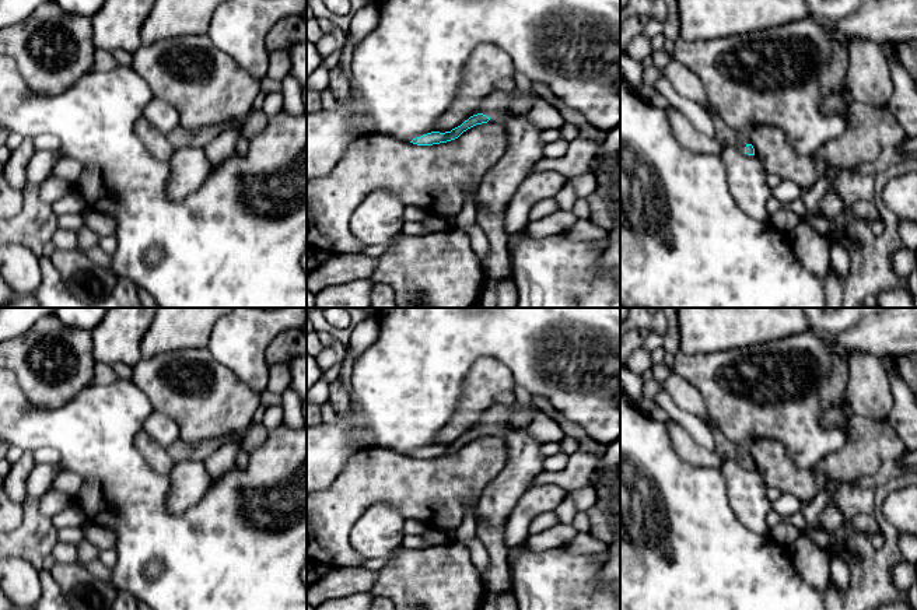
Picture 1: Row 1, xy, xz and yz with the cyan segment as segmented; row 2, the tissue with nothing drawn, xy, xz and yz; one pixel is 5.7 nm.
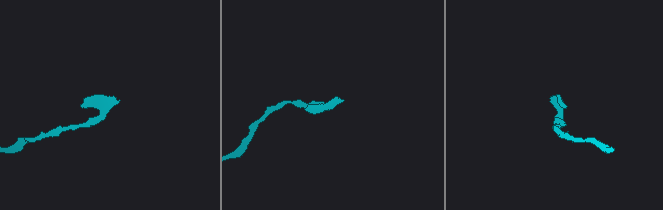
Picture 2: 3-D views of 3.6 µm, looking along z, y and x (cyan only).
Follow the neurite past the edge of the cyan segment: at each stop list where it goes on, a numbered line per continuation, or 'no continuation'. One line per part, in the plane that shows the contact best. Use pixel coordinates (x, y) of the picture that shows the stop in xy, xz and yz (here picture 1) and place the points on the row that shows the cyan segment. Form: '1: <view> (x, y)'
1: yz (728, 136)

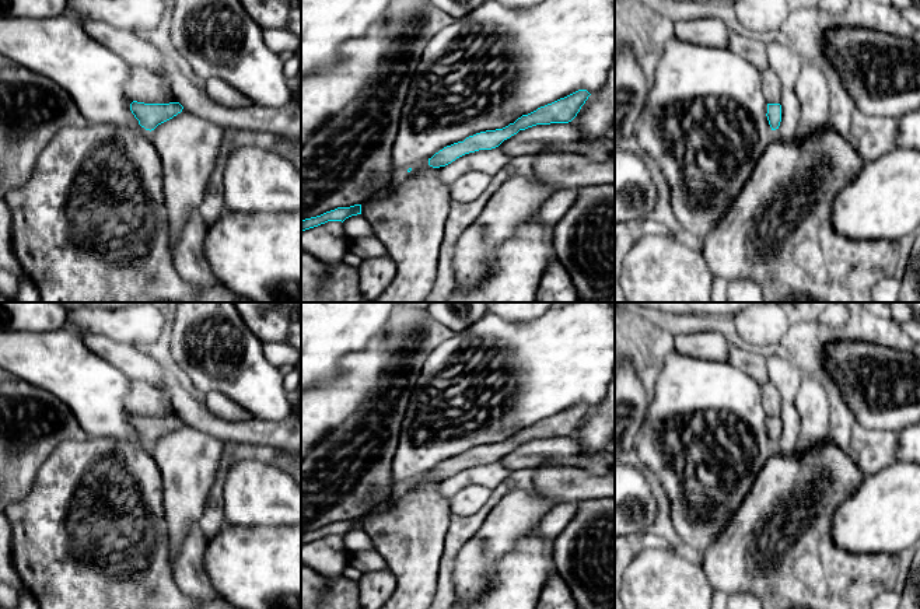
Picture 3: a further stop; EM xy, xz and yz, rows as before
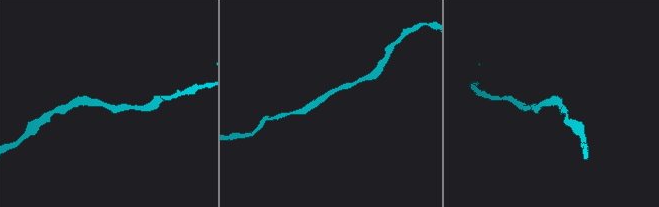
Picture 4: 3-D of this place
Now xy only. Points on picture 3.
no continuation

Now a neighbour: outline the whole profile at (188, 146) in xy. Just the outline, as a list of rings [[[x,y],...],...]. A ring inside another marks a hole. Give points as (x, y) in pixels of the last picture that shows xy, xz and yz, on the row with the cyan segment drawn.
[[[185,109],[151,130],[150,140],[162,164],[169,249],[203,203],[224,139],[224,127]]]

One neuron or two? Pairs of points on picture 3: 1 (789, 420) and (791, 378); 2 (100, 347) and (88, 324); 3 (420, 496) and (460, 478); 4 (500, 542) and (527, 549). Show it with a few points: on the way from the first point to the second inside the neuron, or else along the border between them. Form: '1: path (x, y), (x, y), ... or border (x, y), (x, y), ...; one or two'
1: path (789, 410), (789, 388); one
2: border (80, 335), (100, 333), (123, 343); two
3: border (443, 480), (440, 485); two
4: border (538, 525), (503, 557), (496, 573); two

